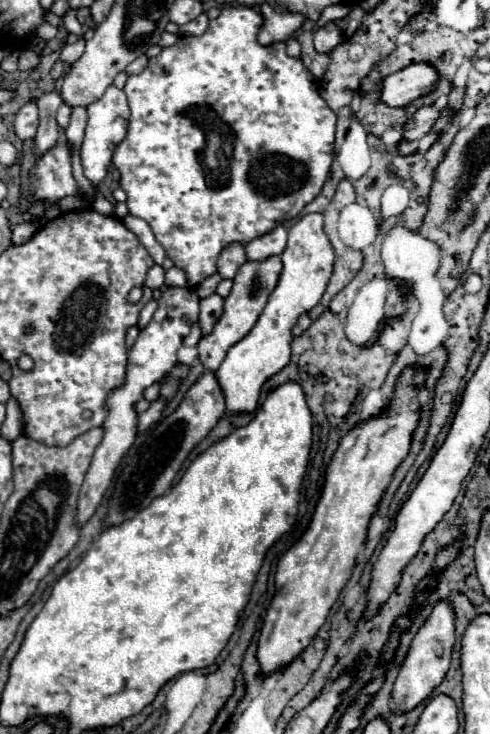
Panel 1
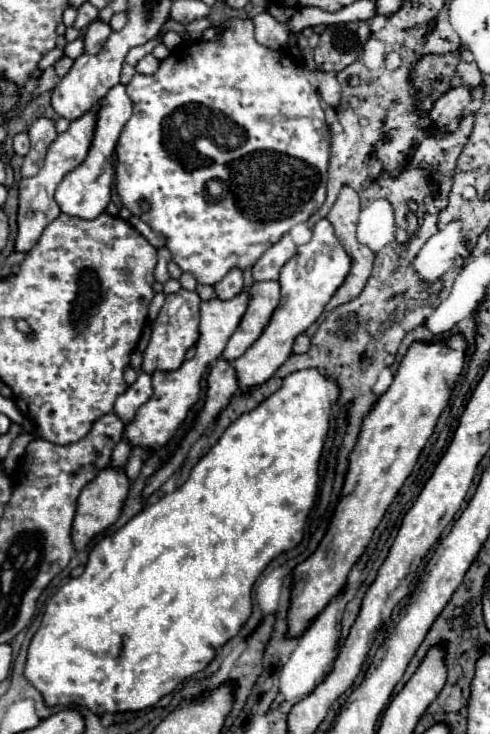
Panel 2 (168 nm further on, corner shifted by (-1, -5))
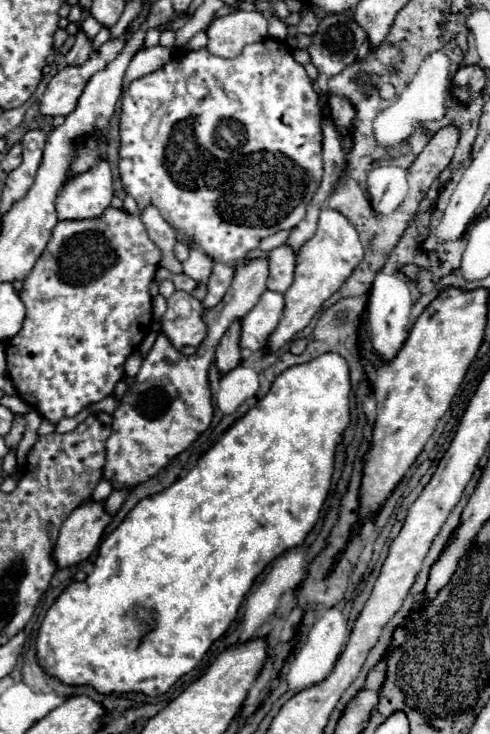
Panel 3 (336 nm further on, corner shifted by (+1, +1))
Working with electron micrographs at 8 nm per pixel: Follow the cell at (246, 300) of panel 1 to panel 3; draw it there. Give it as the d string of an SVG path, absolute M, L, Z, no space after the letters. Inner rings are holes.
M264 291L256 307L242 317L240 347L260 351L266 345L268 335L274 331L282 317L284 297L278 291Z

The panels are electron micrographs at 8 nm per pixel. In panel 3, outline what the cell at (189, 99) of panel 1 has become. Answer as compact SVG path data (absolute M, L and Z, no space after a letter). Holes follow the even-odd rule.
M264 39L258 43L250 43L242 49L242 53L234 59L224 59L212 55L208 49L198 51L180 51L176 53L164 67L154 73L148 73L130 83L130 87L122 95L122 113L120 113L120 179L124 191L136 199L138 209L146 209L154 205L160 215L170 223L176 231L180 243L186 243L190 249L202 249L212 261L224 265L238 265L248 251L260 245L260 239L270 237L284 229L294 229L304 217L306 207L312 201L320 179L322 179L322 129L320 129L320 111L318 111L318 95L312 89L310 77L306 69L294 61L292 49L286 41ZM184 81L184 93L176 89L176 83Z

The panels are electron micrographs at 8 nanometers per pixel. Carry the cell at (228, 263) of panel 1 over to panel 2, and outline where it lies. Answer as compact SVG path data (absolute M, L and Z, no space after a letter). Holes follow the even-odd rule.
M232 269L222 281L218 281L218 285L214 285L214 291L216 291L218 299L226 301L226 299L232 299L234 295L238 295L242 287L244 287L242 271L240 269Z

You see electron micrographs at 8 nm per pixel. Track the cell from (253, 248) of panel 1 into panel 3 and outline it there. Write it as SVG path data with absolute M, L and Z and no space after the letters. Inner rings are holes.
M284 243L270 251L260 251L260 257L268 261L268 289L284 293L292 285L294 249Z

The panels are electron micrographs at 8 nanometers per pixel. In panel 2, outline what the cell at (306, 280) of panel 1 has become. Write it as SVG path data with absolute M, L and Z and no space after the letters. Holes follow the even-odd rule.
M320 219L312 227L312 239L306 245L300 245L298 253L280 271L282 299L278 309L274 311L274 317L270 319L270 325L238 361L232 361L242 391L268 381L274 375L274 371L290 357L294 339L302 335L320 317L330 297L336 293L336 289L344 283L346 275L350 273L350 265L350 255L346 253L346 249L342 249L342 243L334 233L332 223L328 219Z

